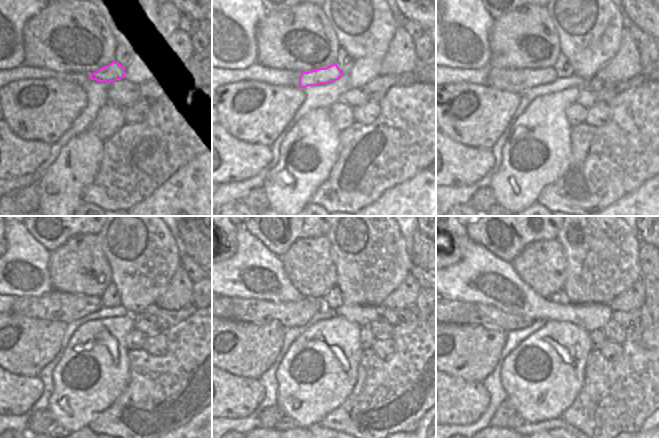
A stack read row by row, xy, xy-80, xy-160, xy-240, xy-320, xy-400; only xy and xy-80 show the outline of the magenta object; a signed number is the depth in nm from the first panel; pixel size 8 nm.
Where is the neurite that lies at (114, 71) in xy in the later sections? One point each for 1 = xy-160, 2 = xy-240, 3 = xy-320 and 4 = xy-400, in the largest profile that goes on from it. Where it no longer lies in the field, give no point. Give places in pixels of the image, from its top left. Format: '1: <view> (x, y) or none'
1: xy-160 (518, 81)
2: xy-240 (55, 306)
3: xy-320 (290, 314)
4: xy-400 (456, 312)

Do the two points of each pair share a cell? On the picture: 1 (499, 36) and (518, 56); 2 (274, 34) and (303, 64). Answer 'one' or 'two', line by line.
1: one
2: one

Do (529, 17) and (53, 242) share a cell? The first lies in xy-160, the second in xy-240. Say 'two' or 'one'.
two

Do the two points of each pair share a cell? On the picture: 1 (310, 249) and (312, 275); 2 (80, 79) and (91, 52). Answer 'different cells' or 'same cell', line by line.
1: same cell
2: different cells

